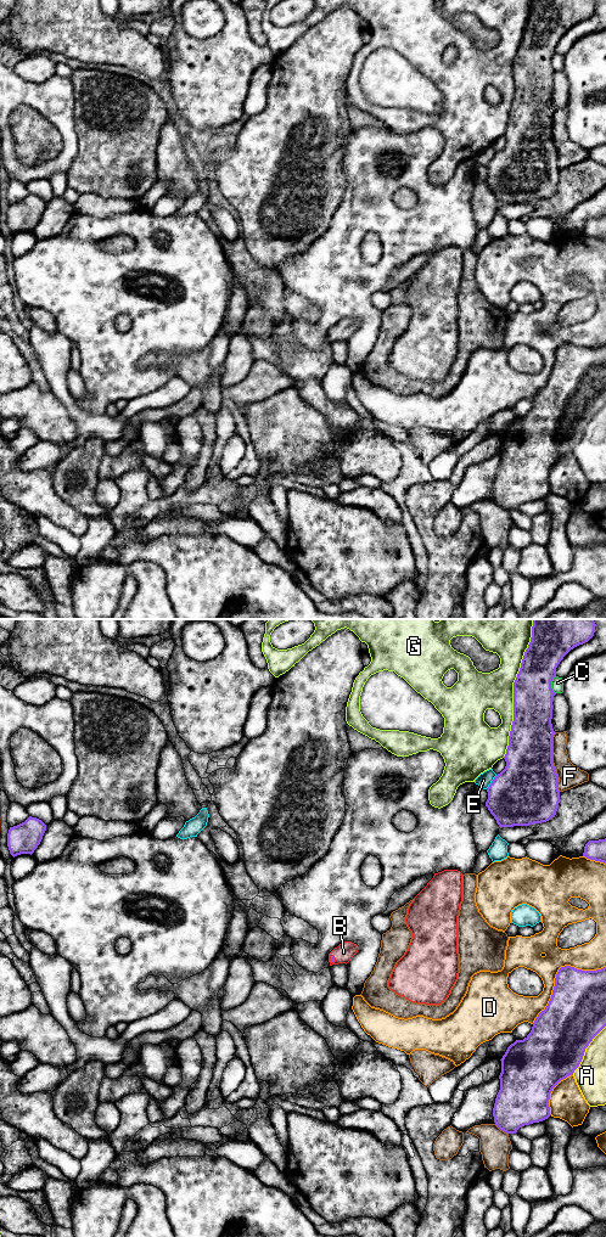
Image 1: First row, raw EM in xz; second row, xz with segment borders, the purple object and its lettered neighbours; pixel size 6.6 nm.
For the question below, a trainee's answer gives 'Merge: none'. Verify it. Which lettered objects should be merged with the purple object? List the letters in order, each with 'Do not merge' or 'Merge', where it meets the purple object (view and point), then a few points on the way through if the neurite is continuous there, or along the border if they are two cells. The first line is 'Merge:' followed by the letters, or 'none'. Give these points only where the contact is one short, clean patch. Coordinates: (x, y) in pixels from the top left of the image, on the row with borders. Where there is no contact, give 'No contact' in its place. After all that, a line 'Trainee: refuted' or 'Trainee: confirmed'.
Merge: B
A: Do not merge. Touches purple at xz (584, 1050)
B: Merge. Touches purple at xz (331, 959)
C: Do not merge. Touches purple at xz (550, 685)
D: Do not merge. Touches purple at xz (557, 973)
E: Do not merge. Touches purple at xz (492, 782)
F: Do not merge. Touches purple at xz (551, 762)
G: Do not merge. Touches purple at xz (514, 689)
Trainee: refuted

